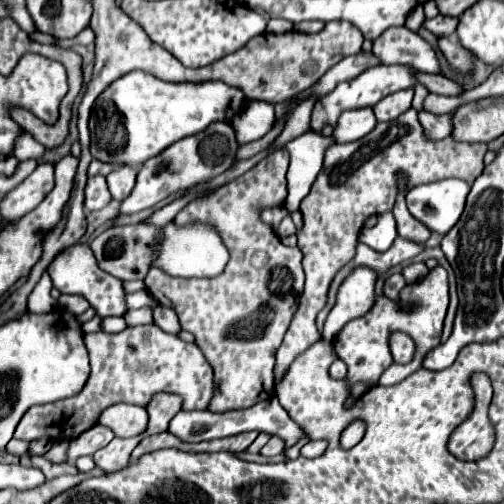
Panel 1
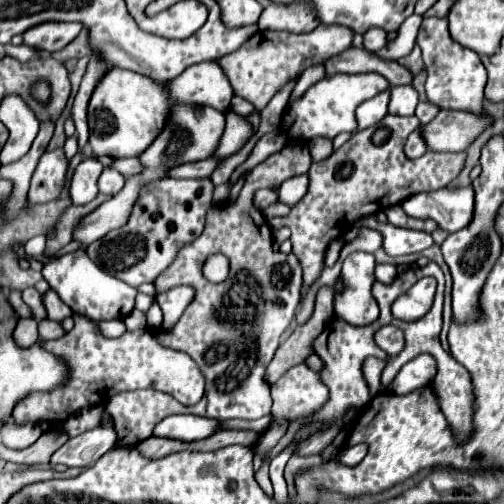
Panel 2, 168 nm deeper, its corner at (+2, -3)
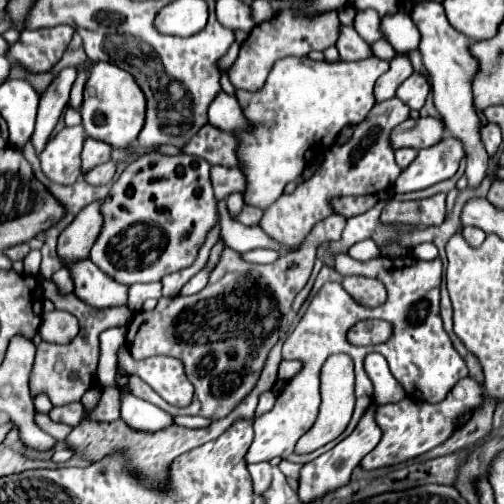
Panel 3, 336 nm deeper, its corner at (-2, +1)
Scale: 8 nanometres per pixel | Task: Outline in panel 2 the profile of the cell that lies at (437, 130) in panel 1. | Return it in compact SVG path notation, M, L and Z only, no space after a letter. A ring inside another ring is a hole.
M416 131L412 135L408 135L406 139L406 145L404 145L404 155L408 159L416 159L420 155L426 153L426 147L424 147L424 141L420 139L420 135L416 135Z

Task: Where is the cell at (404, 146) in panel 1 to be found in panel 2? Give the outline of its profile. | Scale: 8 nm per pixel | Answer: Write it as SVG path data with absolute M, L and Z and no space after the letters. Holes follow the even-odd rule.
M386 115L378 127L352 133L352 137L334 151L328 159L312 163L308 171L308 191L292 207L286 217L278 219L278 225L286 225L292 231L292 251L300 259L304 269L304 293L308 285L324 269L326 247L342 237L360 217L376 215L386 207L398 205L414 193L436 191L446 187L458 177L464 165L464 153L432 153L426 151L418 159L404 159L404 139L418 127L418 119Z

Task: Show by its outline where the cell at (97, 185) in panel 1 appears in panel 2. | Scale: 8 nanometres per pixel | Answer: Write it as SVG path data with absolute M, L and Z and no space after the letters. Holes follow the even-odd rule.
M94 157L82 159L72 173L70 181L70 197L74 205L84 205L96 197L96 179L100 177L102 163Z

